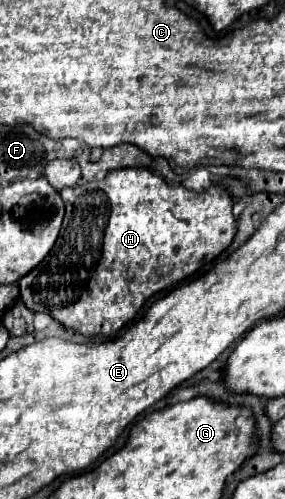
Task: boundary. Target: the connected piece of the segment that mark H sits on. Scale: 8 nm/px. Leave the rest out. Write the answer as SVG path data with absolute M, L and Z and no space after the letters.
M123 168L123 170L111 170L103 182L87 182L83 186L71 186L61 190L61 198L65 202L65 218L63 218L63 226L59 232L59 238L55 242L55 246L51 248L51 252L47 254L47 258L37 264L29 274L25 274L17 284L21 290L21 302L33 310L33 312L47 312L51 314L59 324L63 324L65 328L75 330L77 334L83 336L113 336L117 334L127 322L131 322L135 318L135 314L139 312L139 308L157 292L161 292L167 286L175 286L177 282L181 282L183 278L191 276L193 272L197 272L203 264L213 262L233 240L235 232L237 232L237 224L235 224L235 216L233 216L233 198L229 196L227 190L223 190L221 186L211 186L207 192L197 194L191 192L183 186L171 186L167 184L163 178L155 176L149 170L143 168Z

